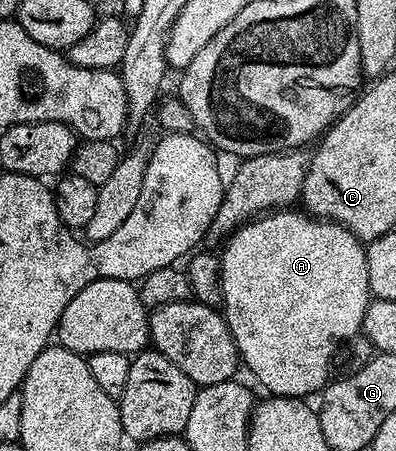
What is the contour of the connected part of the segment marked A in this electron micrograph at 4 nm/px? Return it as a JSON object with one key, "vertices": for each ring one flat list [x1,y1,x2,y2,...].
{"vertices":[[271,211,263,216,255,217,254,220,239,225,229,237,225,238,220,249,222,263,222,304,224,316,228,327,232,331,232,339,238,348,238,355,243,366,250,368,250,373,263,385,270,395,279,397,309,398,309,393,317,394,327,384,331,376,330,364,334,361,334,352,338,344,349,342,351,337,359,336,362,328,362,320,366,314,366,308,372,300,368,287,368,263,366,262,366,245,359,241,354,234,349,233,343,225,335,221,319,219,305,211]]}

